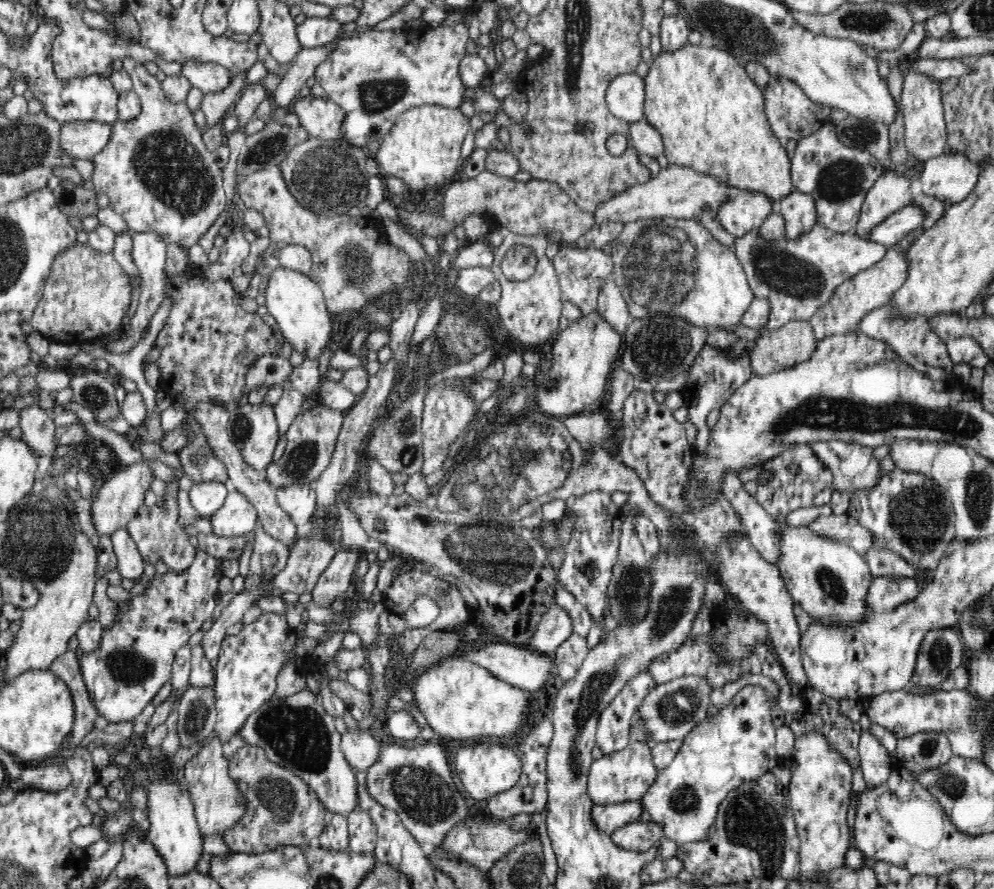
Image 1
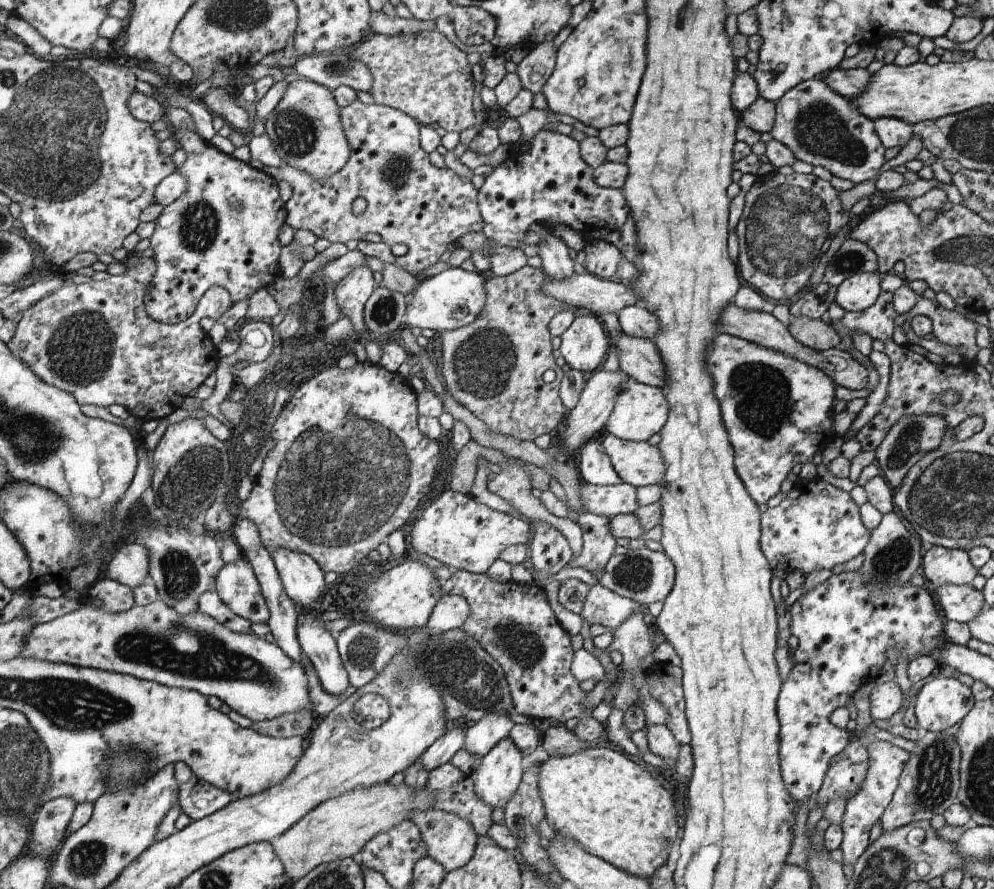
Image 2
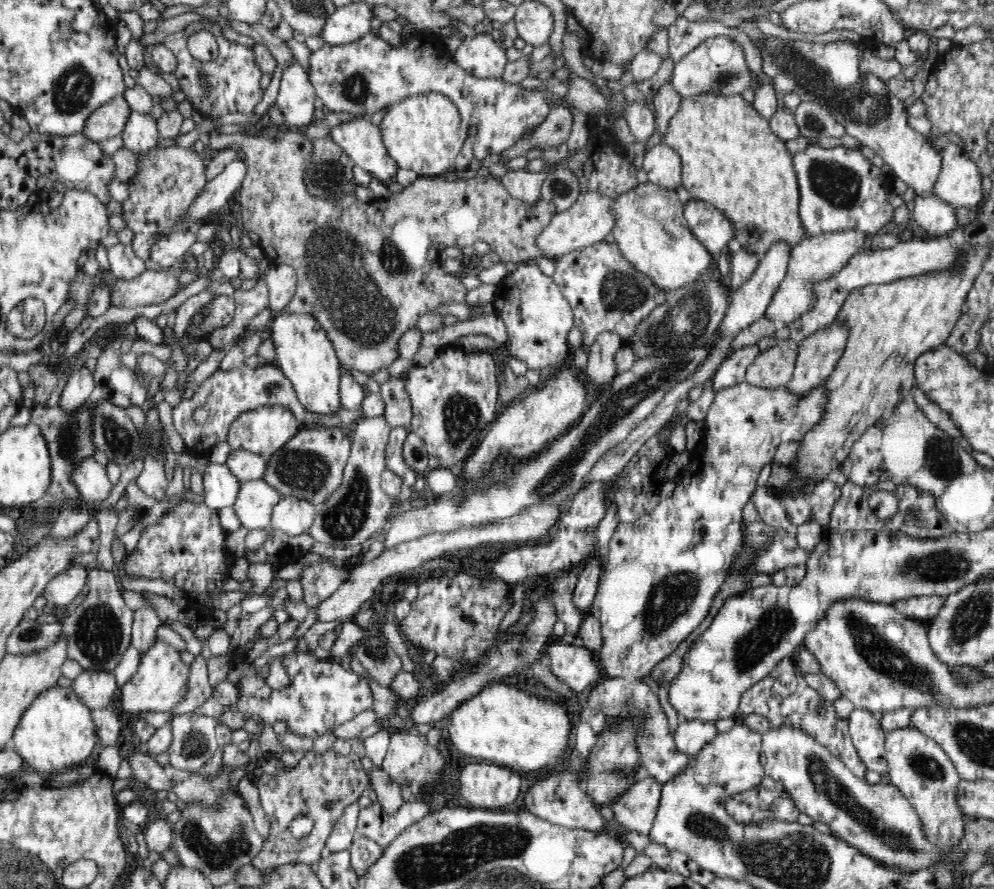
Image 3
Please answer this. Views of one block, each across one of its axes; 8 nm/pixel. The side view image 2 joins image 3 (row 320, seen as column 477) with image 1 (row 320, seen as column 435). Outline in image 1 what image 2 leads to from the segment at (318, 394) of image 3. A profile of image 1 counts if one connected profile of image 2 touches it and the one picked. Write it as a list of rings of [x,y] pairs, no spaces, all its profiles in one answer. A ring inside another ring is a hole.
[[[281,265],[270,274],[265,299],[267,312],[274,317],[282,340],[292,345],[292,352],[302,353],[306,359],[319,359],[324,348],[332,342],[332,320],[318,284],[307,273]]]

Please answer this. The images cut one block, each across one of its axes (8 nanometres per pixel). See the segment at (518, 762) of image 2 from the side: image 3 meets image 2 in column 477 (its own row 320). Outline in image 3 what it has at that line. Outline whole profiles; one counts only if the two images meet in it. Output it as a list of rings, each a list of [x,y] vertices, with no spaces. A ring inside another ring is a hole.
[[[846,230],[846,232],[823,233],[819,236],[805,238],[794,246],[790,252],[788,272],[785,280],[782,280],[777,292],[772,296],[768,310],[764,317],[776,323],[788,324],[796,320],[802,312],[806,312],[813,304],[815,295],[811,286],[818,280],[826,279],[826,276],[838,272],[850,260],[855,252],[861,250],[866,242],[867,234],[860,230]]]

